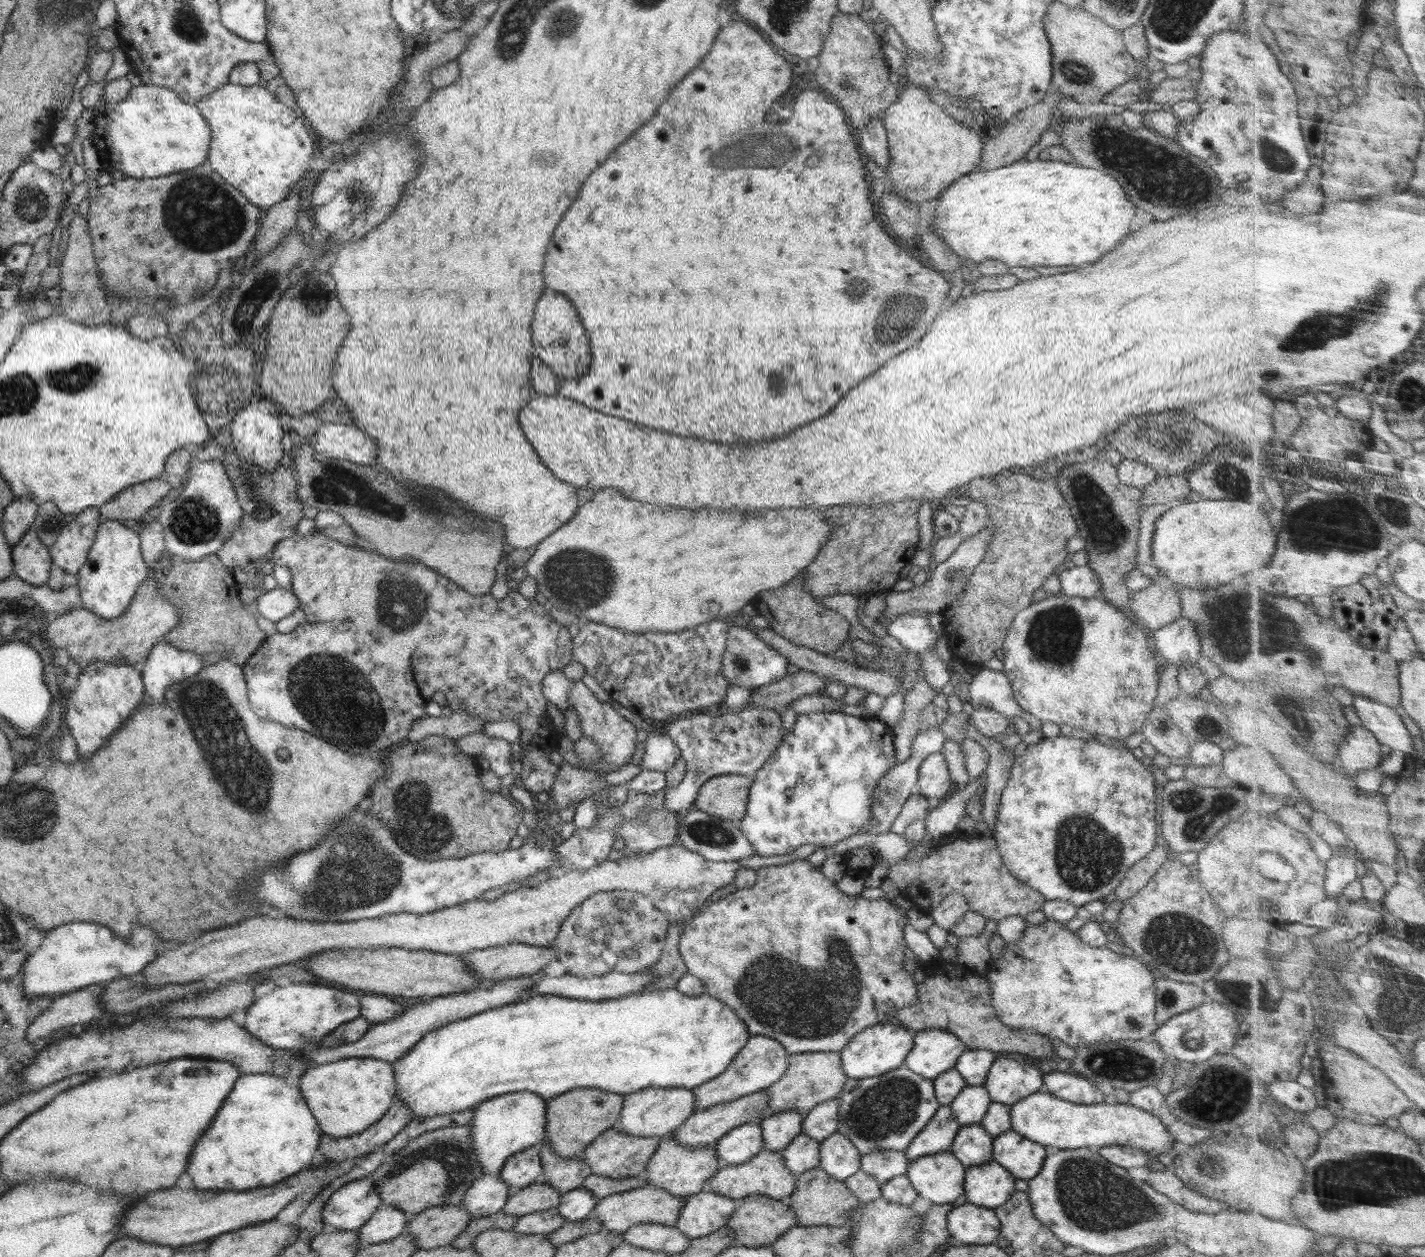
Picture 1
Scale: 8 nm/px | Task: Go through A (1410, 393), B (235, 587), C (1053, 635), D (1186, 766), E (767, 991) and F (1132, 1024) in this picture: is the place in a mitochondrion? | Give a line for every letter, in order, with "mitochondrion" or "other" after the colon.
A: mitochondrion
B: other
C: mitochondrion
D: other
E: mitochondrion
F: mitochondrion

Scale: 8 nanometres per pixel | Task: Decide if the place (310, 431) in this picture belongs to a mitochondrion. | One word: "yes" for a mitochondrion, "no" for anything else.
no

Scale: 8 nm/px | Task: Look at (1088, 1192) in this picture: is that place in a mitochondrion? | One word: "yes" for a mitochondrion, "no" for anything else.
yes

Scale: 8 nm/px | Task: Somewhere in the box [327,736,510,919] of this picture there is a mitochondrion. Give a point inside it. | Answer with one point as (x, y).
(434, 836)

